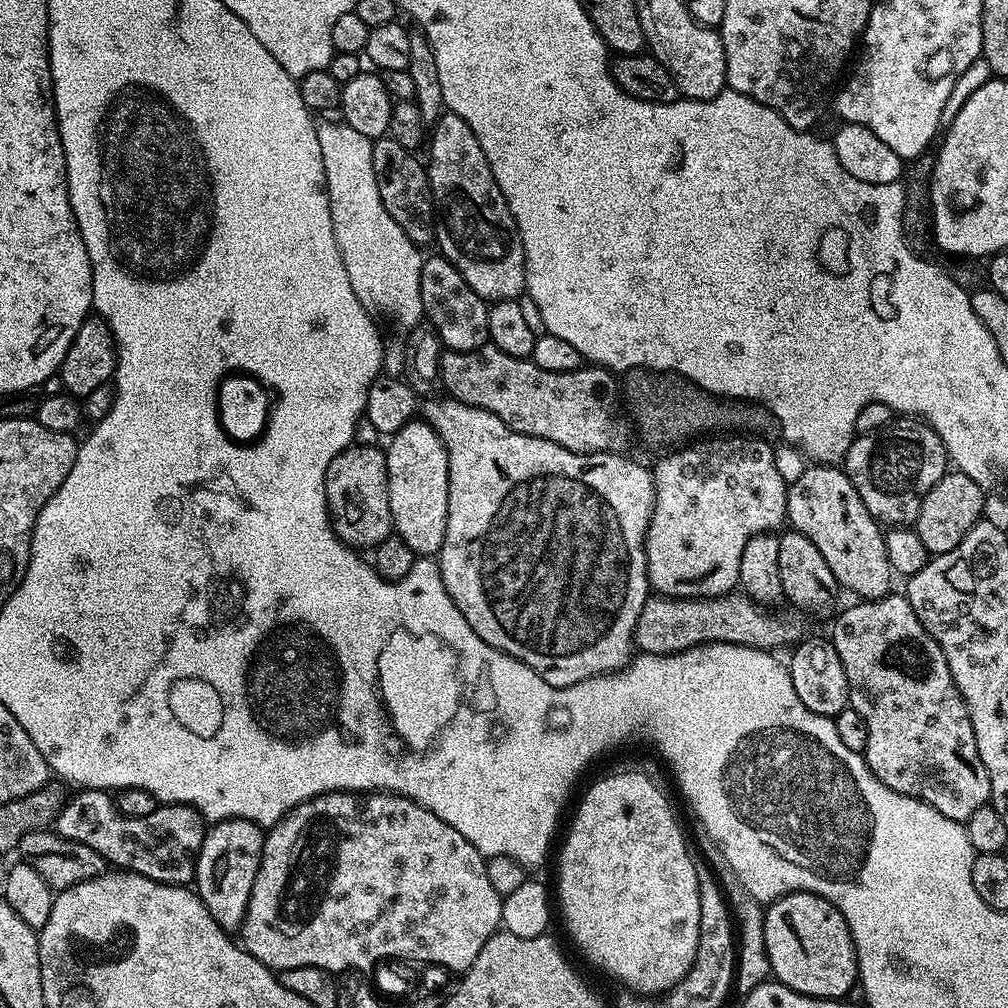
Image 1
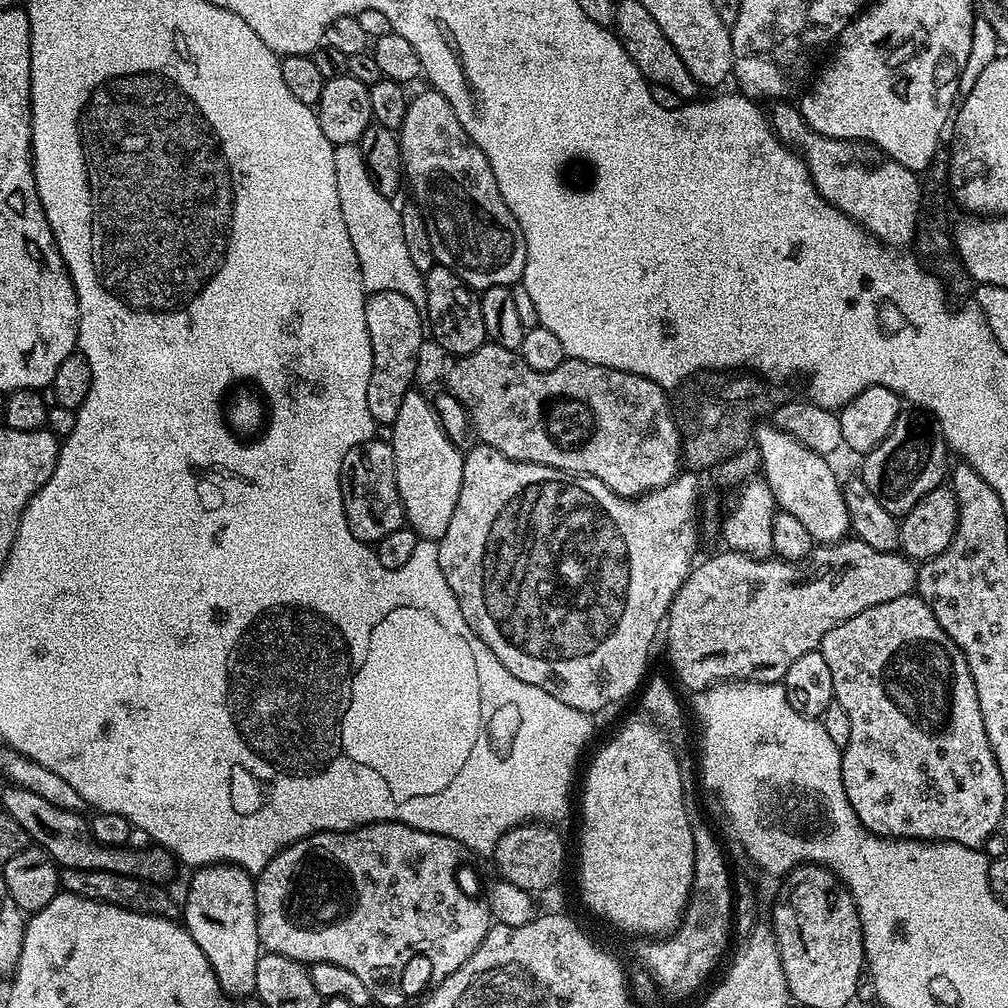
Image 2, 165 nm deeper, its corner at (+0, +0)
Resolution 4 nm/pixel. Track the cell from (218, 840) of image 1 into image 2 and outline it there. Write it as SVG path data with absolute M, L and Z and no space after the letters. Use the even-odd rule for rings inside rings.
M207 864L191 875L188 897L182 900L182 923L198 942L198 950L206 954L221 992L229 998L251 997L256 991L254 970L262 955L253 877L234 864Z

